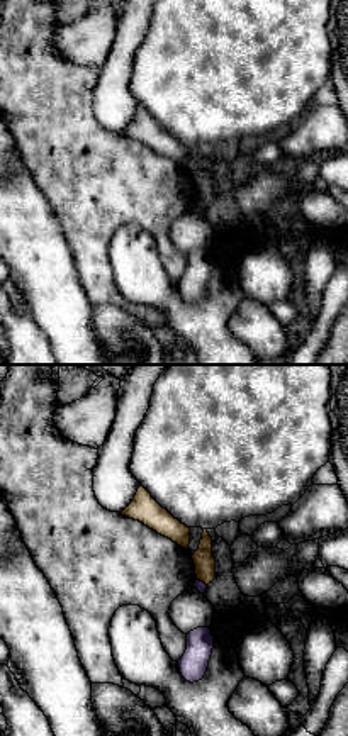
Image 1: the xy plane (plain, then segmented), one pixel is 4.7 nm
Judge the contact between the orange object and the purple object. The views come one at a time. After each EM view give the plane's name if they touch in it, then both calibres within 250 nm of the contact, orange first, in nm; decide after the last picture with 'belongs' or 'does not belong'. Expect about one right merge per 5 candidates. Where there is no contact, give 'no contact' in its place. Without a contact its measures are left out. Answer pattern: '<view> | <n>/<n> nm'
xy | 100/50 nm

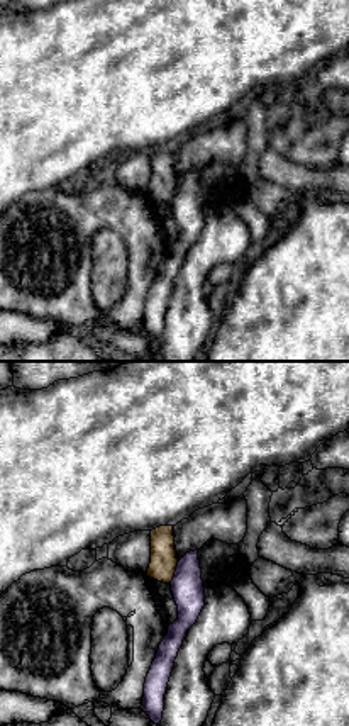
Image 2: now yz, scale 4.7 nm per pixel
yz | 130/160 nm

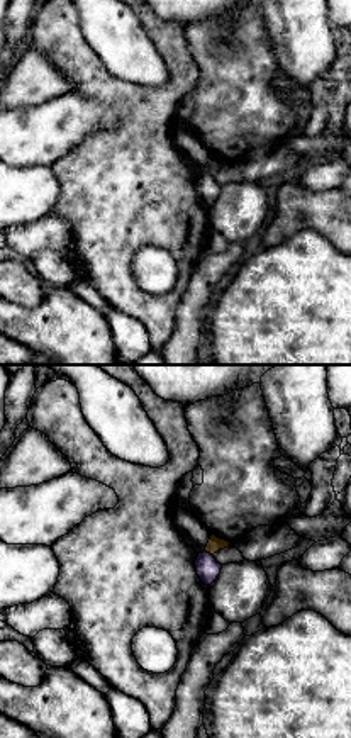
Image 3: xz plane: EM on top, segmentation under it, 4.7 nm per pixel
xz | 70/110 nm

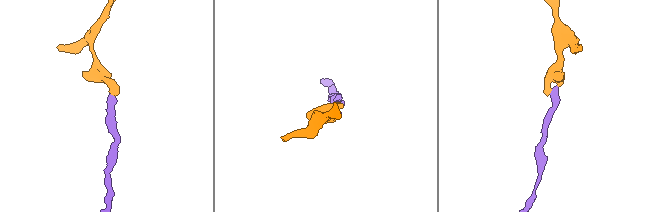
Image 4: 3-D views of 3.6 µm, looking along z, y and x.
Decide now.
does not belong

